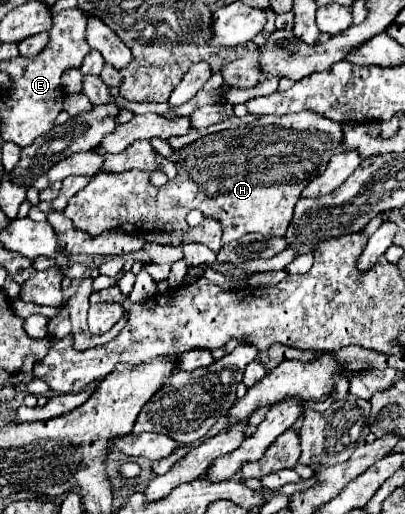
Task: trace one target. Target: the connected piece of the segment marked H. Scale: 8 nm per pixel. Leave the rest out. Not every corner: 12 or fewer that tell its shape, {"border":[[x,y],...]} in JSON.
{"border":[[263,116],[181,148],[177,178],[103,172],[65,216],[175,232],[201,210],[223,244],[285,236],[341,124]]}

